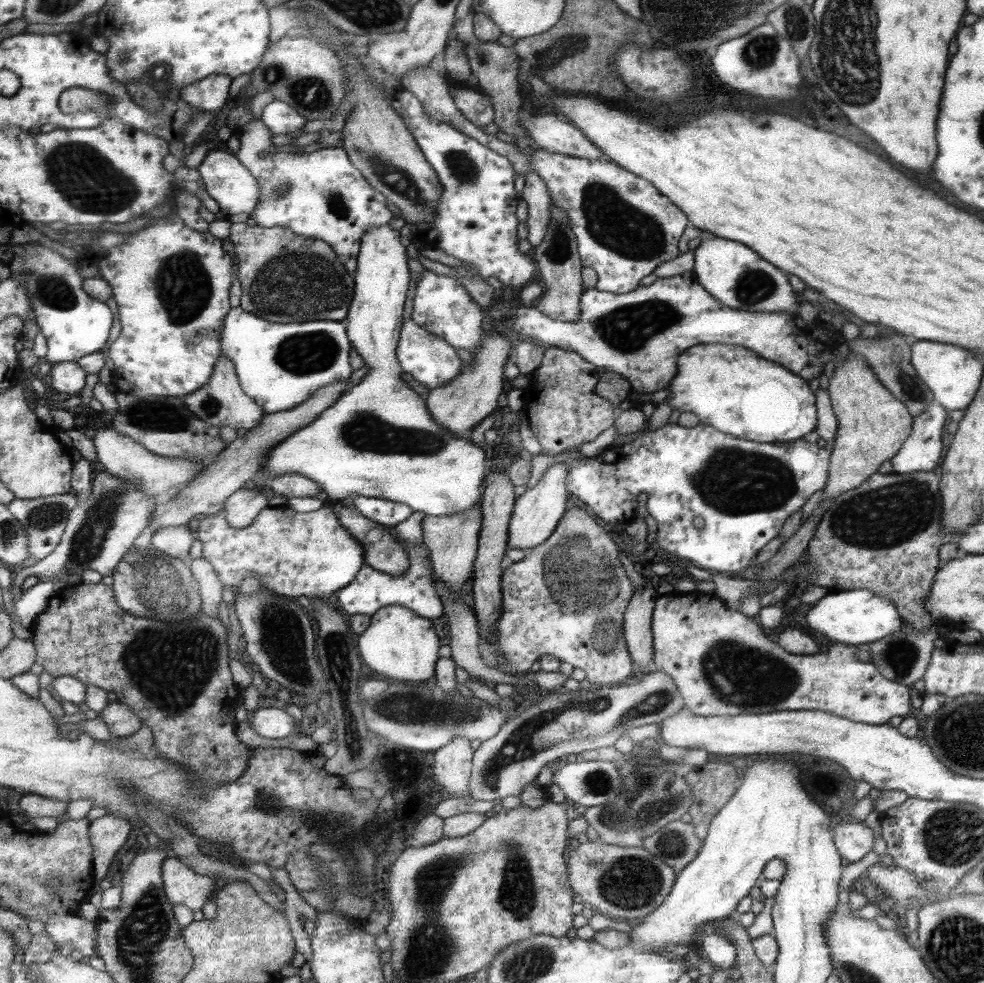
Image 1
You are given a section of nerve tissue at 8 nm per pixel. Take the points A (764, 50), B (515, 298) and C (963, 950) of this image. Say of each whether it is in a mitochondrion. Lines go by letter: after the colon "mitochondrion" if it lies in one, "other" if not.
A: mitochondrion
B: other
C: mitochondrion

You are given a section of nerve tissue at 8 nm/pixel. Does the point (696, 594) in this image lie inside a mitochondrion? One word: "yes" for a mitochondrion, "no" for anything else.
no

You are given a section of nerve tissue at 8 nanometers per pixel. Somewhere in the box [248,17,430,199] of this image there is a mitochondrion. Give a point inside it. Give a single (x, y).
(309, 93)

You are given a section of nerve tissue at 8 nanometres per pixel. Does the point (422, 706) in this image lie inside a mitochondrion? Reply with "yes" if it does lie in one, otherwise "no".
yes

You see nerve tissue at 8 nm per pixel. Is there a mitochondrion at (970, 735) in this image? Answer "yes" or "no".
yes

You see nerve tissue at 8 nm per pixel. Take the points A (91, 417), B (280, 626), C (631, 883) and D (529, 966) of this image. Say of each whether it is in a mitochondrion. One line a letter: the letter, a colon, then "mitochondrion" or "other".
A: other
B: mitochondrion
C: mitochondrion
D: mitochondrion

